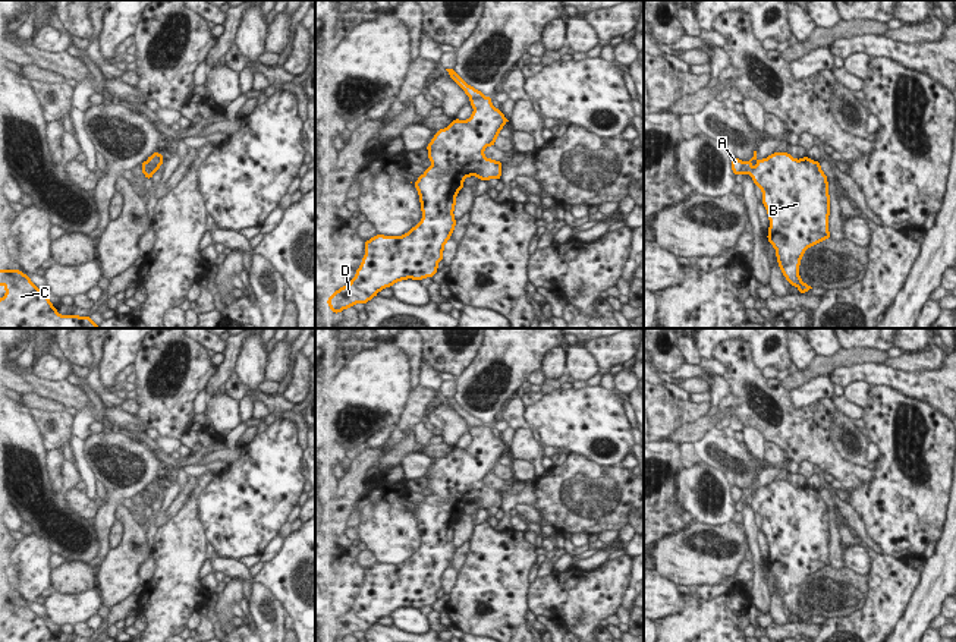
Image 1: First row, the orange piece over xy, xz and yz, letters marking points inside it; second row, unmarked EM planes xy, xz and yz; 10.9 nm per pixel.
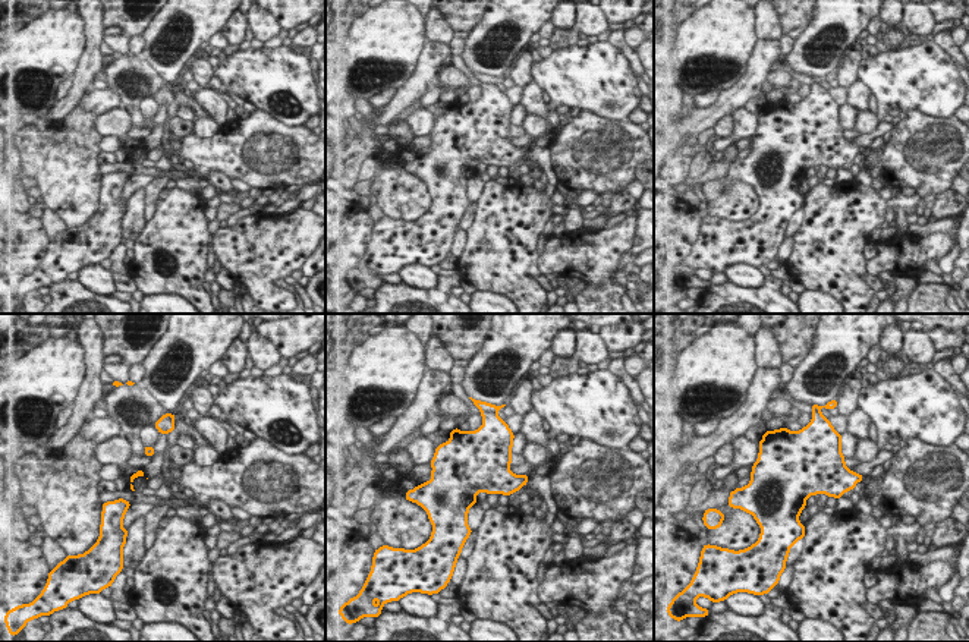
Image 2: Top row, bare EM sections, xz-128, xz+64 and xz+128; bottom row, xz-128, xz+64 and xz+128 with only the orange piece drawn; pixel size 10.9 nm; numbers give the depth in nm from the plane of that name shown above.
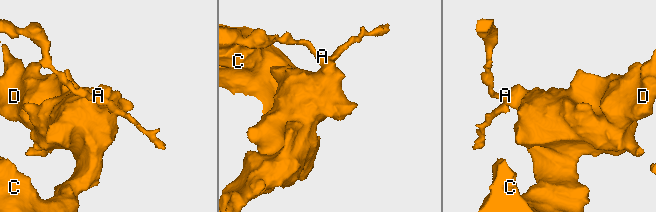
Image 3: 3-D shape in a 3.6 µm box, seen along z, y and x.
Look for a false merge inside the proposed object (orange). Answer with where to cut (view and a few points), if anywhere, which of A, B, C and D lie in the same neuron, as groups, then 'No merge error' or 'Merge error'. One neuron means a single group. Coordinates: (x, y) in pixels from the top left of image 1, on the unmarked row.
Split along xz (483, 424), (471, 428). Groups: A / B C D. Merge error.

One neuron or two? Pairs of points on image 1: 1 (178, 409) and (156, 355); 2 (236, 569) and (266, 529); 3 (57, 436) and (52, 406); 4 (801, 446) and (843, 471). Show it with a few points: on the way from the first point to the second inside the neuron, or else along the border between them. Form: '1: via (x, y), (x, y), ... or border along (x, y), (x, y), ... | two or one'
1: via (162, 397), (148, 392), (148, 371) | one
2: border along (216, 550), (223, 557), (235, 557), (238, 560) | two
3: border along (31, 409), (65, 412) | two
4: via (811, 446), (833, 463) | one

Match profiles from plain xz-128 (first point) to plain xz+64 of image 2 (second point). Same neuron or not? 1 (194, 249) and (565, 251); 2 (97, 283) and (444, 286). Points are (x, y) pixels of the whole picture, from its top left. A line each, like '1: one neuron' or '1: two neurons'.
1: two neurons
2: two neurons

